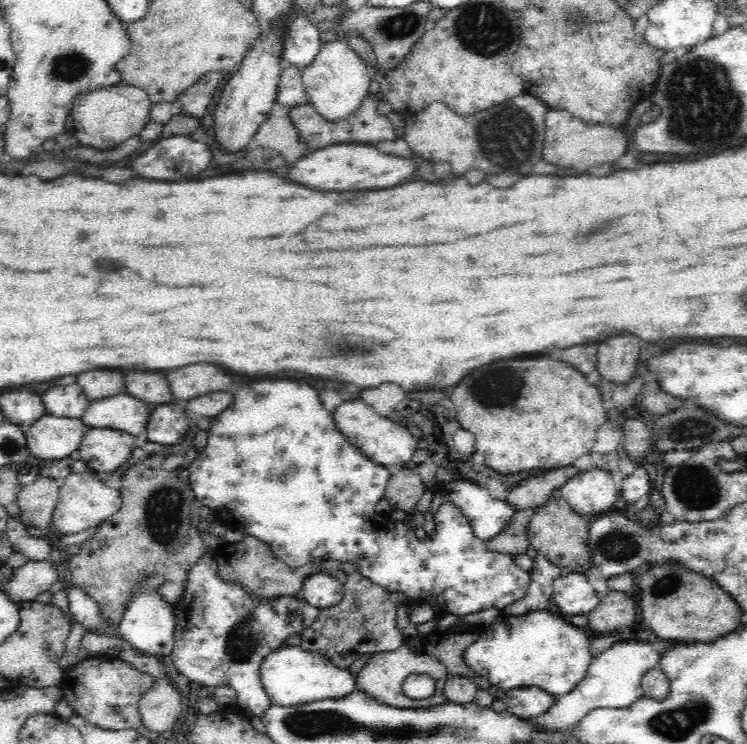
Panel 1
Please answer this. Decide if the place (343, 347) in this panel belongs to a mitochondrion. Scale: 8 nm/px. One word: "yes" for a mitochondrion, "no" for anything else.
yes

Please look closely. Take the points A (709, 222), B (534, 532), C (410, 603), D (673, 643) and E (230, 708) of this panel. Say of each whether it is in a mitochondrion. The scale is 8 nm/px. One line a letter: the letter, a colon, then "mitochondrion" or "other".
A: other
B: other
C: other
D: other
E: other

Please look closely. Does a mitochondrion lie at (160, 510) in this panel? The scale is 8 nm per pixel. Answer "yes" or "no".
yes

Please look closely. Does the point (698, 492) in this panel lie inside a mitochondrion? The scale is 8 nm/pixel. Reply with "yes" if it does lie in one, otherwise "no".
yes

